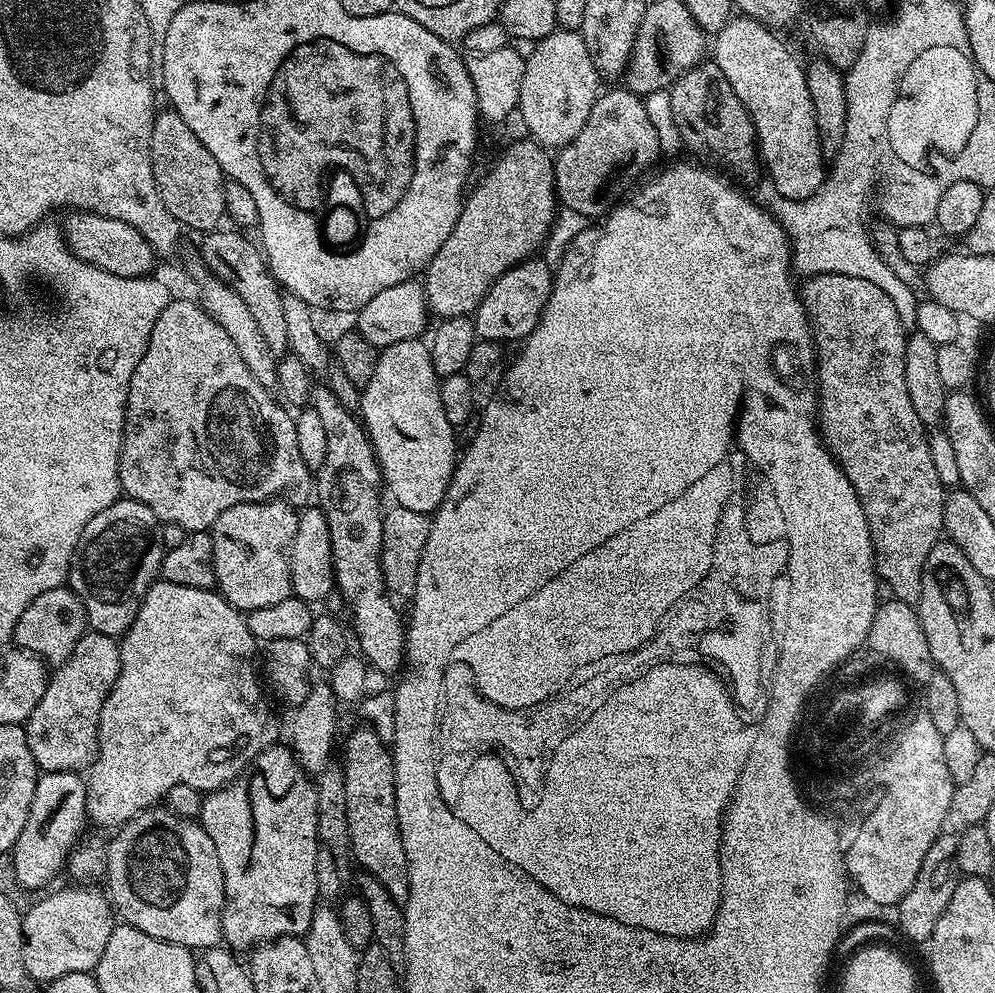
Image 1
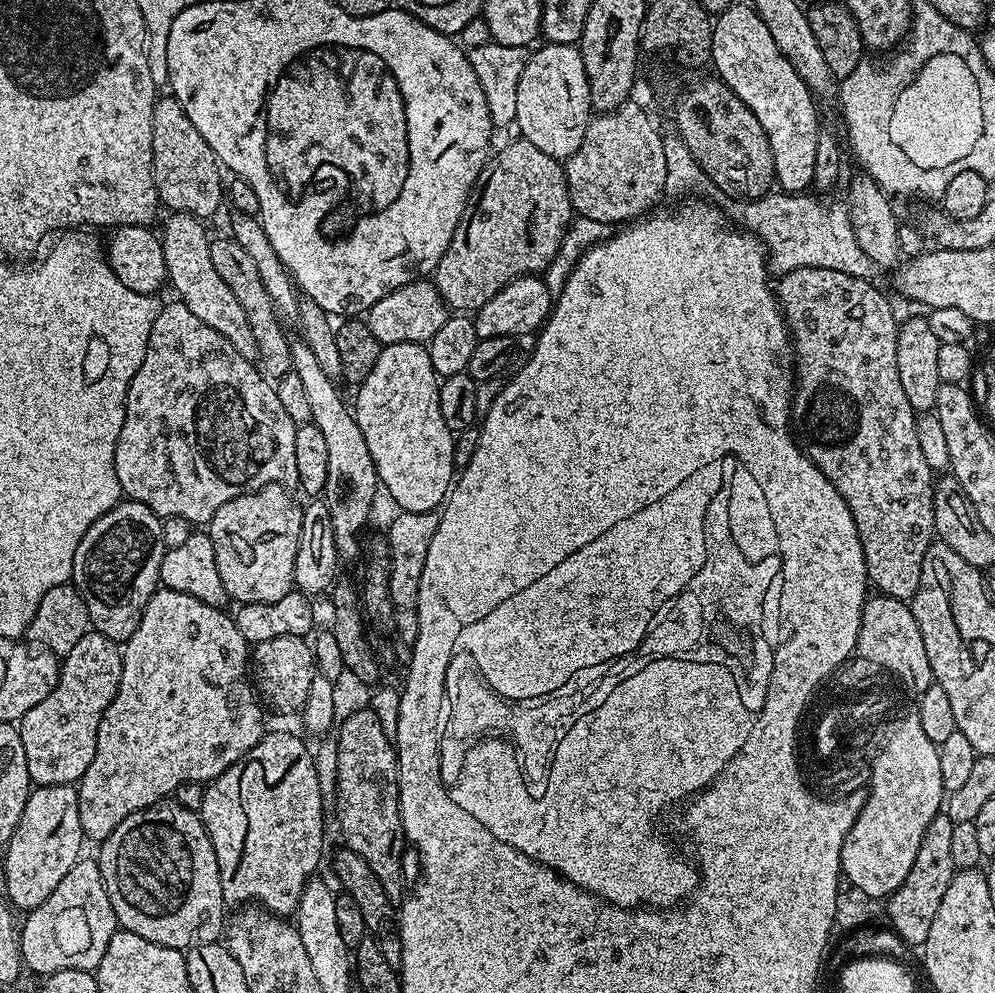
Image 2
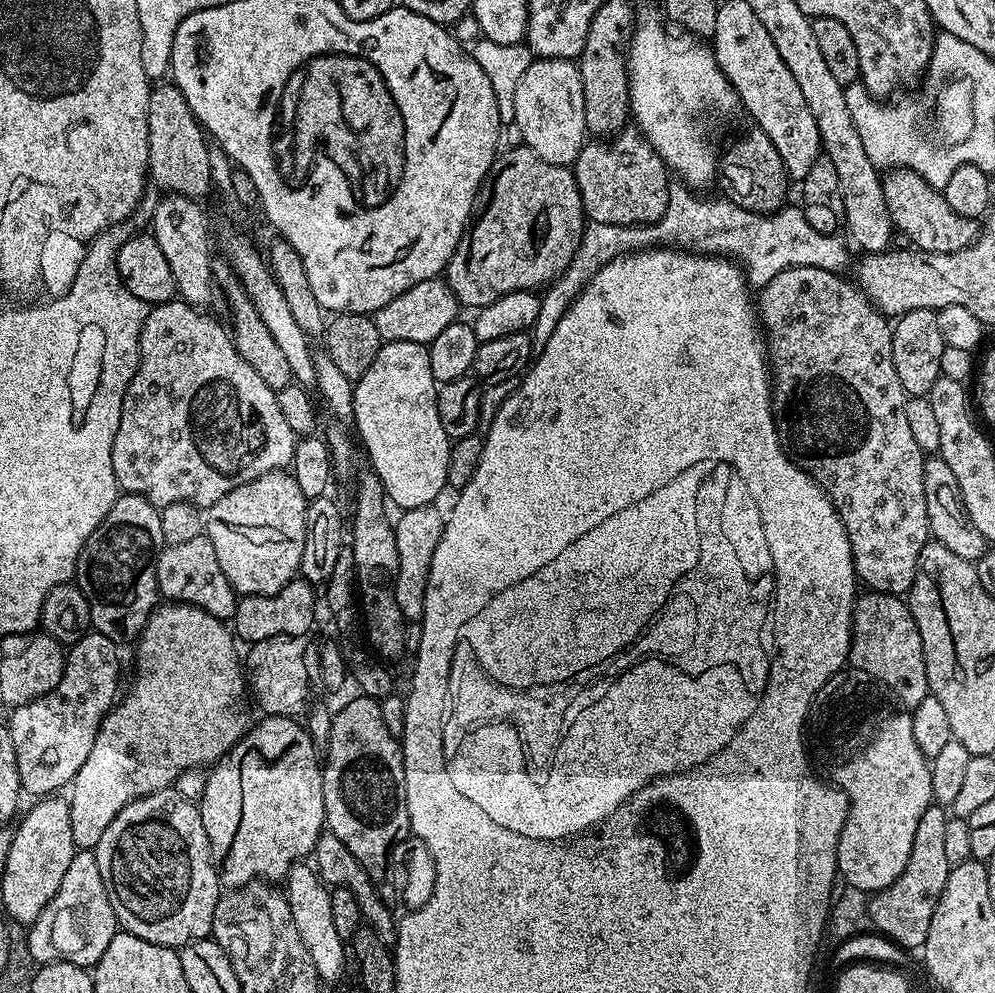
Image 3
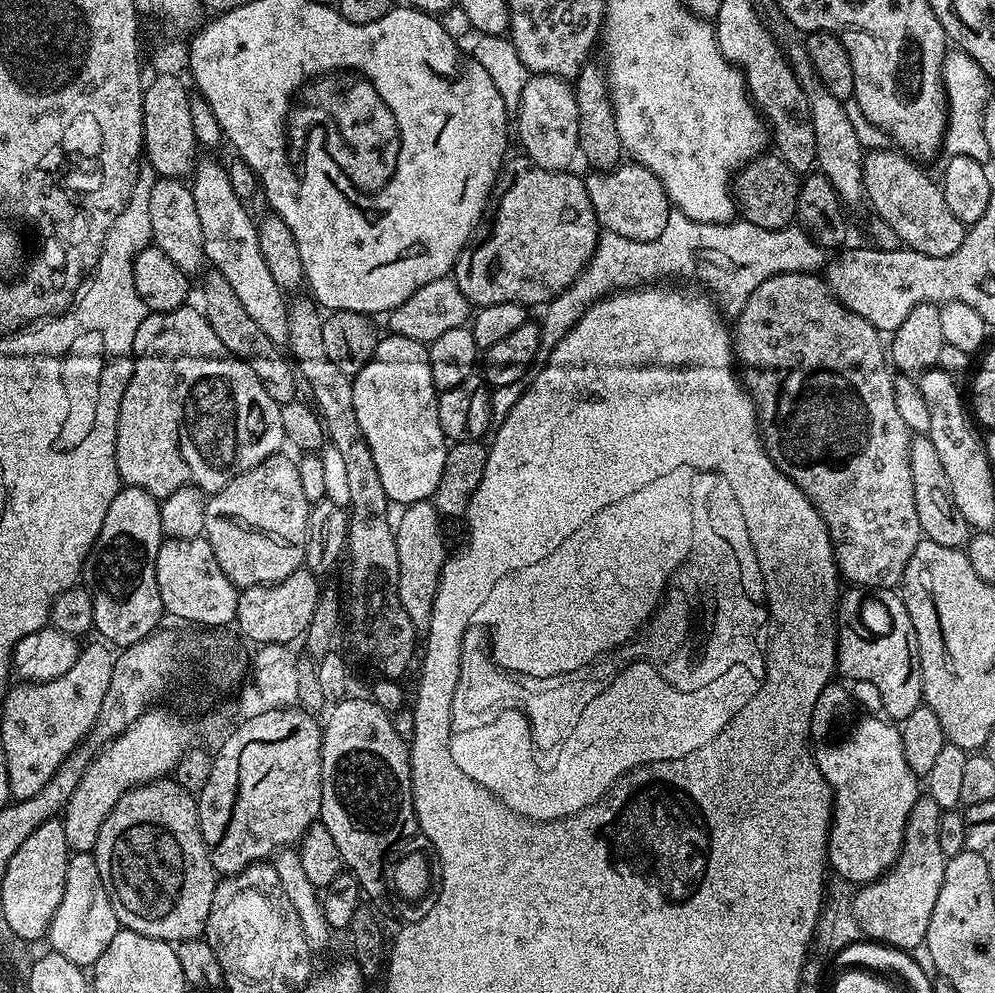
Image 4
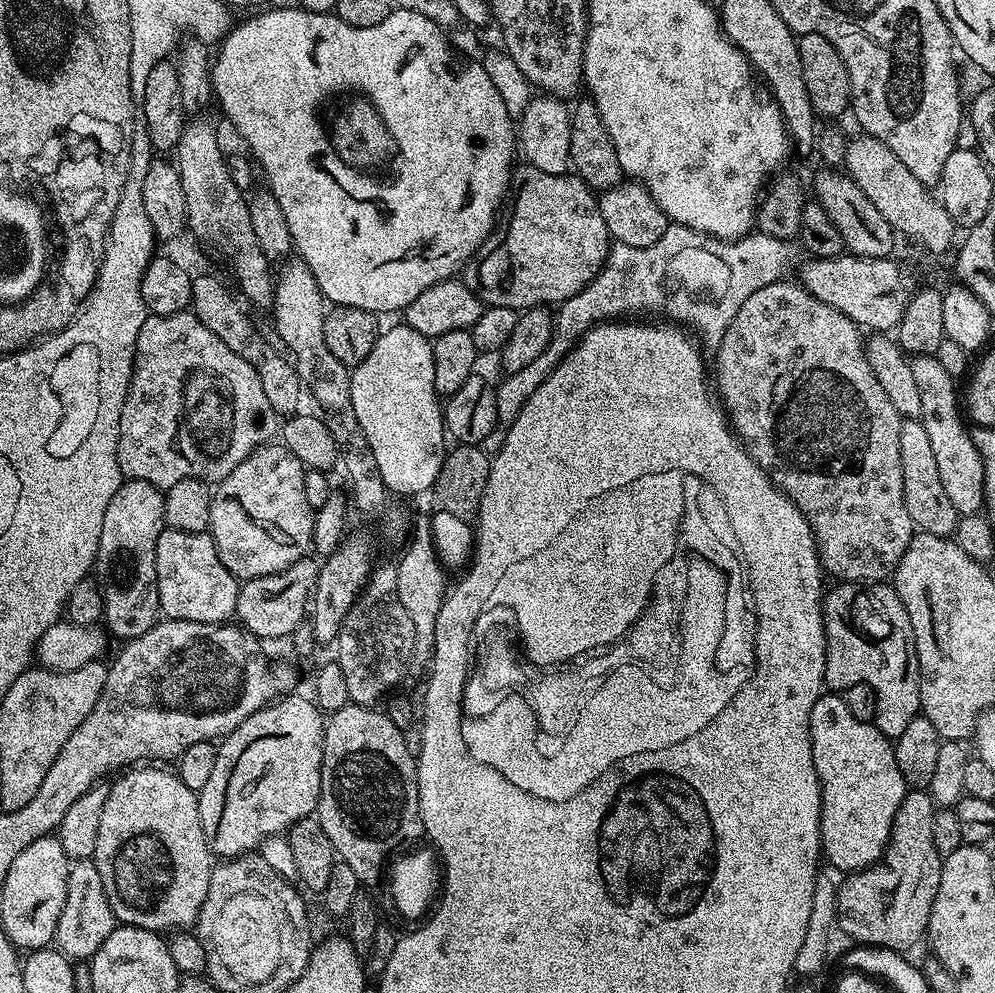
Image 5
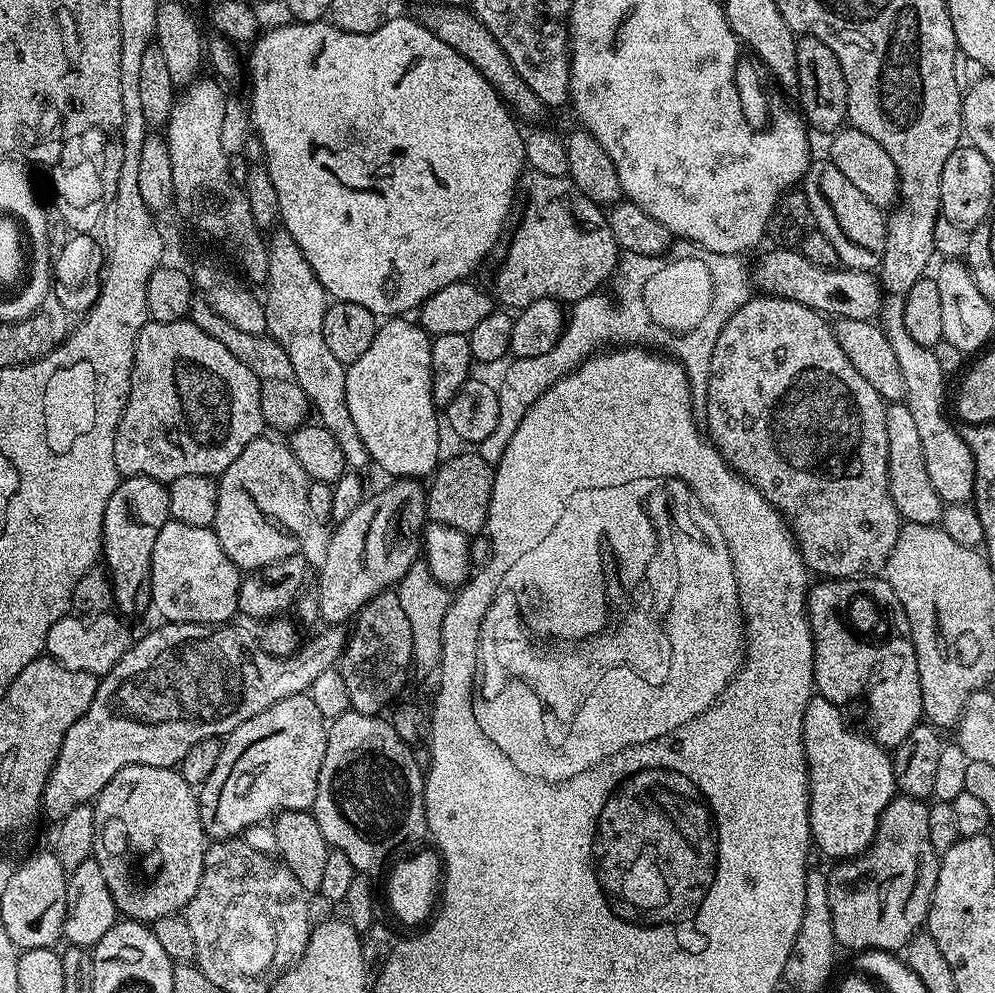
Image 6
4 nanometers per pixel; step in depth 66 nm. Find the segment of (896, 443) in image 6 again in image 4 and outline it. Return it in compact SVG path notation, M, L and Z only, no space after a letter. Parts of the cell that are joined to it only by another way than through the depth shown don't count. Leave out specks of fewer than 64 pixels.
M916 434L910 439L910 478L914 481L914 506L918 509L921 533L938 542L938 546L963 549L968 543L970 529L966 518L958 514L958 506L954 506L954 494L946 479L946 469L942 467L938 449L927 434Z

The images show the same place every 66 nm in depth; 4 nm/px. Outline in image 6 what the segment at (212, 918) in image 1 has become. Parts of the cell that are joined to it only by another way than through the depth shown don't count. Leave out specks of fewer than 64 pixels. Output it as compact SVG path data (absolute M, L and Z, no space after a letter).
M141 764L126 766L118 770L118 774L110 778L110 782L106 782L106 786L92 804L92 813L94 814L92 855L98 866L102 866L106 886L110 886L110 894L121 917L151 922L157 920L159 916L176 914L188 907L190 898L194 898L198 890L198 882L202 882L206 837L200 817L197 789L188 784L186 778L182 778L180 771L176 768Z

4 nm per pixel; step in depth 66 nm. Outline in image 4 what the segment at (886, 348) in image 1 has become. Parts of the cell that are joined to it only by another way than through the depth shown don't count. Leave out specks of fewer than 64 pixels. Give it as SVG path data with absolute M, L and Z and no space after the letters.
M783 272L766 278L766 282L762 282L762 286L754 290L754 294L750 294L740 315L735 317L732 332L734 356L742 369L743 383L752 393L752 400L756 403L756 420L760 423L760 437L768 456L774 462L774 466L778 466L778 470L782 470L782 474L786 474L786 478L793 480L806 494L806 498L810 498L810 502L826 522L832 539L832 549L836 555L836 566L840 569L841 577L849 585L863 586L865 589L869 588L868 590L895 589L904 581L906 562L910 562L910 554L914 554L914 546L918 546L918 542L922 539L918 509L914 506L914 481L910 478L910 433L906 422L902 422L898 414L898 406L894 402L896 385L894 372L886 355L885 341L883 344L880 340L883 340L882 333L877 328L870 326L866 318L852 312L842 301L837 300L829 292L827 283L819 275L811 272Z

